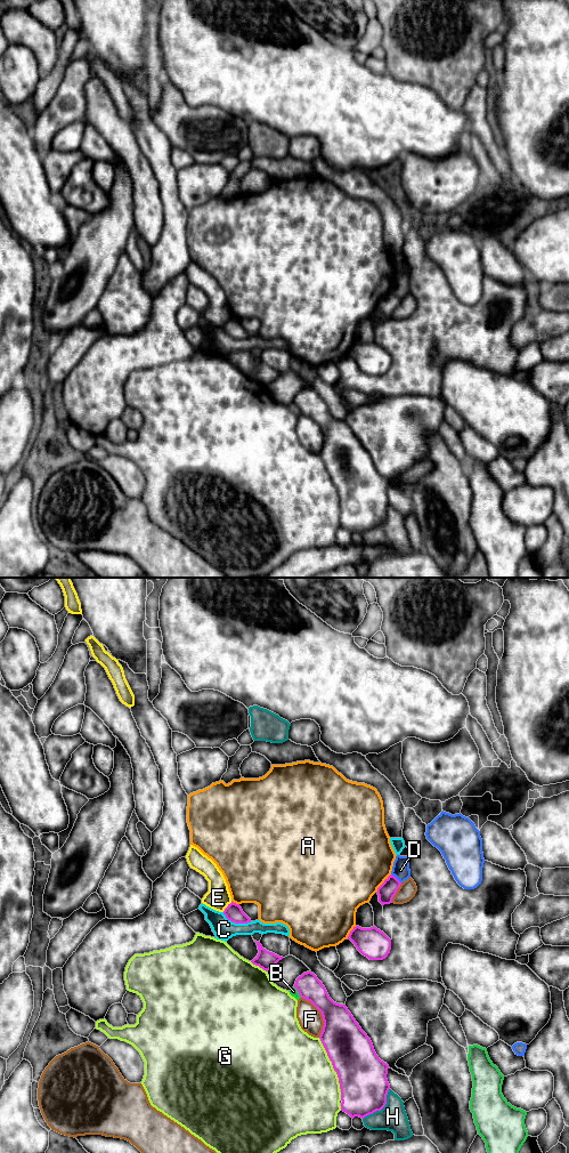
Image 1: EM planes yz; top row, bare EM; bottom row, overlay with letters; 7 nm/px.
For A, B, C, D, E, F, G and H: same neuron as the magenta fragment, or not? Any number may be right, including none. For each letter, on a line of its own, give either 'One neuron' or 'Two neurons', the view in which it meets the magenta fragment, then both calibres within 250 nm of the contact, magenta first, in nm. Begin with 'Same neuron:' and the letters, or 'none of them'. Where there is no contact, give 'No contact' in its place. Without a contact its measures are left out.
Same neuron: none of them
A: Two neurons. Touches magenta in yz. Thickness 120 nm (magenta) against 500 nm
B: Two neurons. Touches magenta in yz. Thickness 170 nm (magenta) against 60 nm
C: Two neurons. Touches magenta in yz. Thickness 120 nm (magenta) against 150 nm
D: Two neurons. Touches magenta in yz. Thickness 120 nm (magenta) against 120 nm
E: Two neurons. Touches magenta in yz. Thickness 120 nm (magenta) against 170 nm
F: Two neurons. Touches magenta in yz. Thickness 300 nm (magenta) against 170 nm
G: Two neurons. Touches magenta in yz. Thickness 340 nm (magenta) against 500 nm
H: Two neurons. Touches magenta in yz. Thickness 340 nm (magenta) against 190 nm

